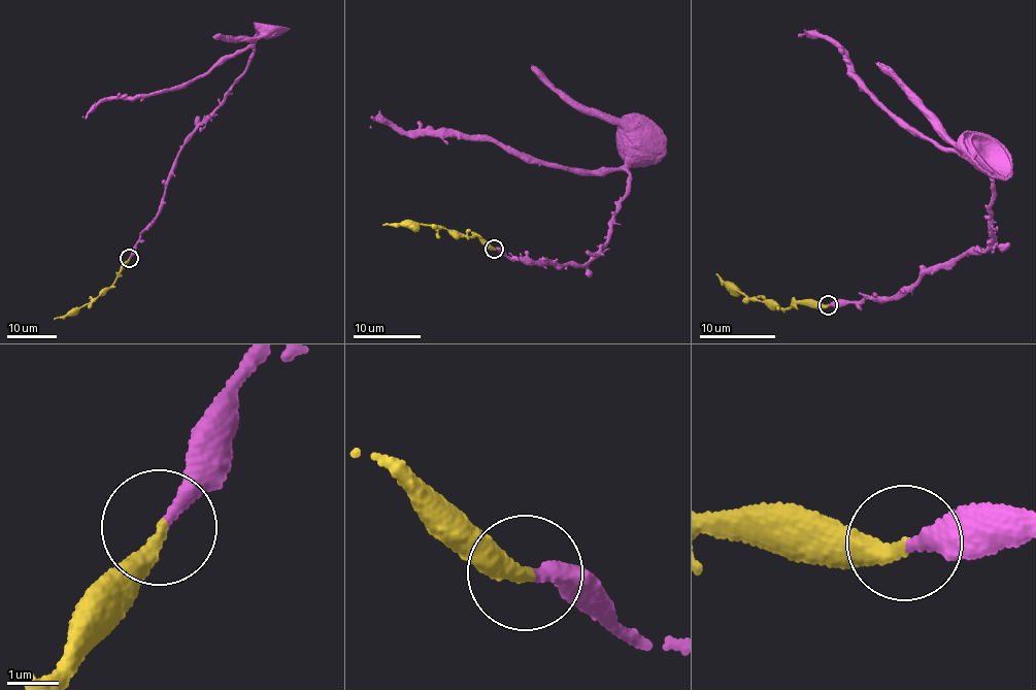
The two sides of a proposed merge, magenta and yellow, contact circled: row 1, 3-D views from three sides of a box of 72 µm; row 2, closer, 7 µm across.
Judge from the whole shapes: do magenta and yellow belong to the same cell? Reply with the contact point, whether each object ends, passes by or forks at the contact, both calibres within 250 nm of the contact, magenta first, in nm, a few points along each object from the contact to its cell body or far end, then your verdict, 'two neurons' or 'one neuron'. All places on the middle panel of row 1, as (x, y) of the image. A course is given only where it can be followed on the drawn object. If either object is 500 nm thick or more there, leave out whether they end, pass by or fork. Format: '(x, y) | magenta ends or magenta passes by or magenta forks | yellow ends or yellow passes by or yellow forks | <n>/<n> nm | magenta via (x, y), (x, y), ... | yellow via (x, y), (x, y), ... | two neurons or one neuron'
(494, 249) | magenta ends | yellow ends | 260/320 nm | magenta via (494, 248), (582, 264), (604, 244), (627, 172), (580, 172), (487, 140), (400, 134), (373, 119), (369, 127) | yellow via (494, 248), (481, 236), (456, 235), (436, 226), (382, 224) | one neuron

